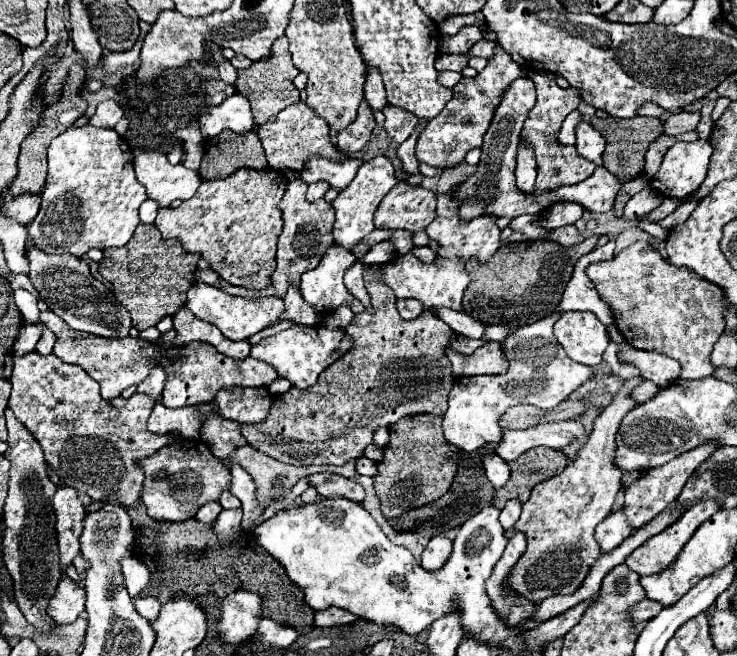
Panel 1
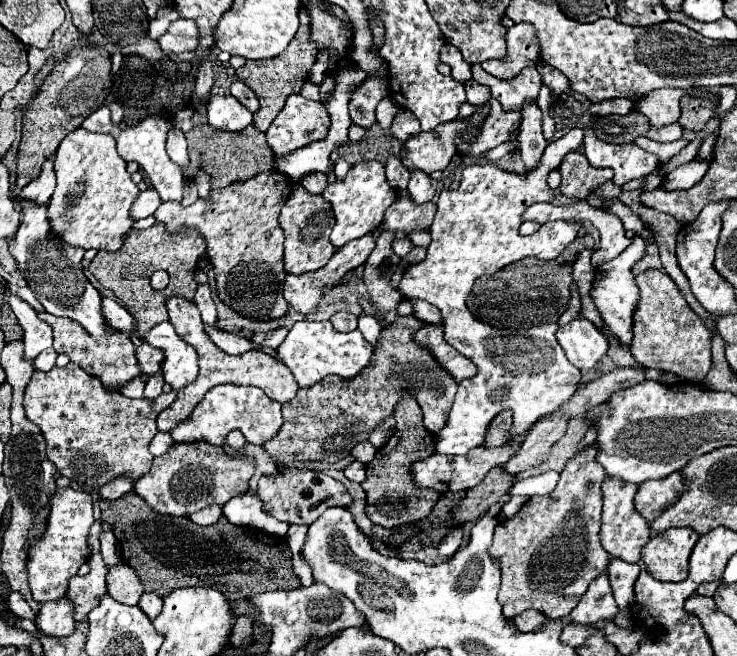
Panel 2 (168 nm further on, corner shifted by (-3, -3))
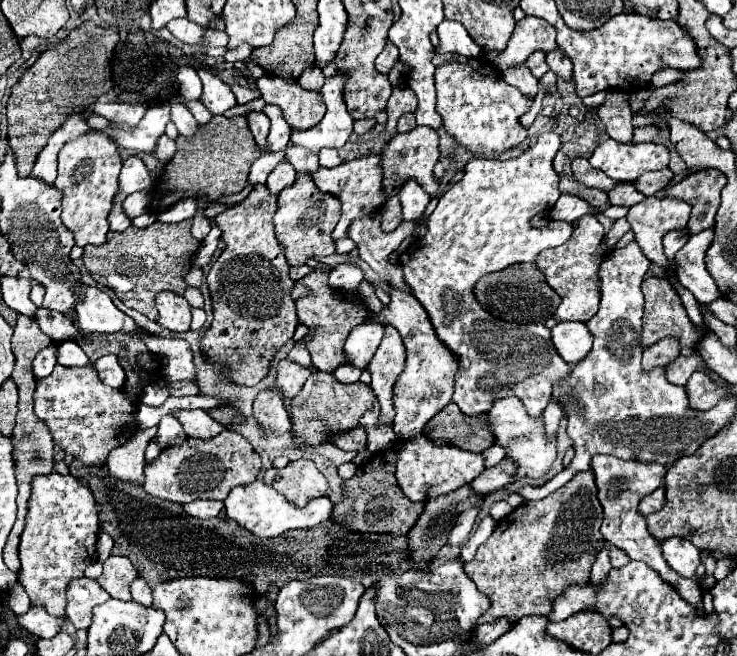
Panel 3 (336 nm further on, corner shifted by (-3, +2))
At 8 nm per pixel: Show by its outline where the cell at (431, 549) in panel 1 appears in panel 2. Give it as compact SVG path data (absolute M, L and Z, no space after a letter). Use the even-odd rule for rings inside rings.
M453 529L441 543L439 543L439 547L437 547L437 551L439 551L439 557L451 557L459 547L461 547L461 537L463 537L463 533L461 533L461 529Z

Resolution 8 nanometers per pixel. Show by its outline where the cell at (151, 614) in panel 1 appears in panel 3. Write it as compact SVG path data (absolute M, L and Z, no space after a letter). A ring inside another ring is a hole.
M141 576L131 582L131 596L133 596L135 602L139 602L143 606L151 606L151 602L153 602L151 588L149 588L149 584Z

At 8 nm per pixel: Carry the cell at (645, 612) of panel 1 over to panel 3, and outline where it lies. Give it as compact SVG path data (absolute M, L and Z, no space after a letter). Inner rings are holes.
M603 546L599 550L599 556L595 558L595 564L593 564L593 570L591 570L591 582L593 584L599 584L601 580L605 580L605 576L609 574L611 570L611 562L609 562L609 548Z

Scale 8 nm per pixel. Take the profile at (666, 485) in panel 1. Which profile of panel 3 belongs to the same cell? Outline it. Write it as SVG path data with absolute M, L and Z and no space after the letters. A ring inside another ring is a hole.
M659 488L659 490L655 490L653 494L649 494L649 496L645 496L645 498L641 500L641 504L639 504L639 514L641 514L641 516L649 516L649 514L657 512L659 508L663 508L663 504L665 504L665 490Z

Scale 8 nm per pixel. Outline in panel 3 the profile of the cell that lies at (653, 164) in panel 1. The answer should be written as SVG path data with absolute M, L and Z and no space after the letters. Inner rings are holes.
M607 90L605 102L599 106L599 118L607 128L607 134L617 142L631 142L633 112L629 108L629 94L623 90Z

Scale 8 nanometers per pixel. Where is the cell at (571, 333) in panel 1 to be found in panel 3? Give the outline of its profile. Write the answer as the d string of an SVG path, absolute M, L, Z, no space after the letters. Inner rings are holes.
M557 322L555 328L551 328L551 340L559 352L559 356L569 364L569 366L575 366L579 364L591 350L593 346L593 336L591 332L587 330L587 326L583 322Z

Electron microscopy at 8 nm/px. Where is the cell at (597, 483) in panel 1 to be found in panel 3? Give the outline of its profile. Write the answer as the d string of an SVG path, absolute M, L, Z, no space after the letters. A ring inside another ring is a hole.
M591 470L577 474L543 500L523 502L507 518L499 520L493 536L477 550L473 562L465 564L467 576L491 600L489 610L477 624L499 618L509 618L515 624L523 616L545 616L551 612L553 600L569 584L587 584L593 560L601 548L591 544L603 540L599 532L601 520L603 508L597 500Z

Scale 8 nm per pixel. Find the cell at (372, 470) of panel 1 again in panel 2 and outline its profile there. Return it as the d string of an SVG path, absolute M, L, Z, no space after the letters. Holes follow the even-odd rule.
M353 461L351 465L347 465L347 469L343 471L347 479L355 481L355 483L363 483L365 481L365 465L359 461Z

